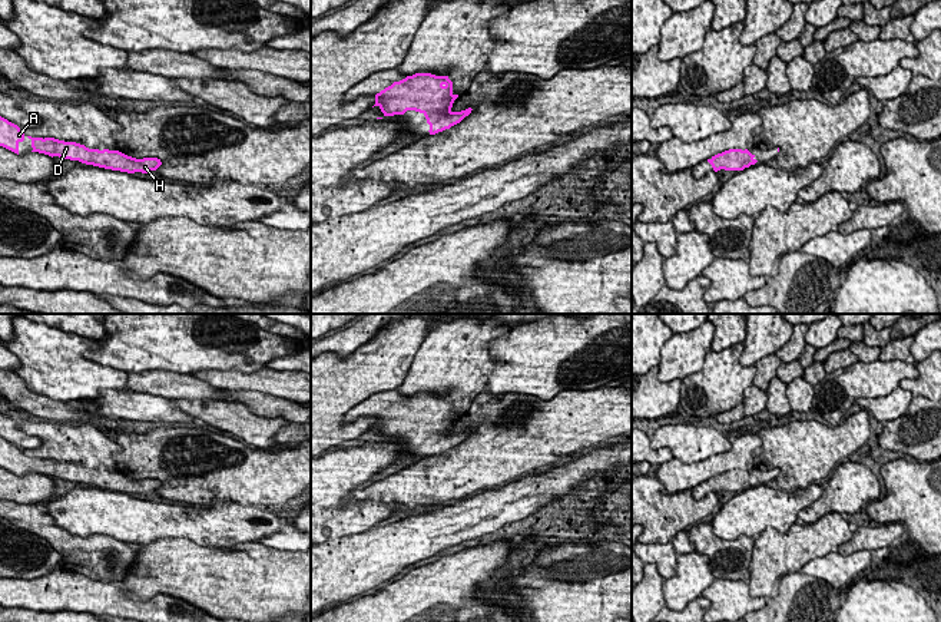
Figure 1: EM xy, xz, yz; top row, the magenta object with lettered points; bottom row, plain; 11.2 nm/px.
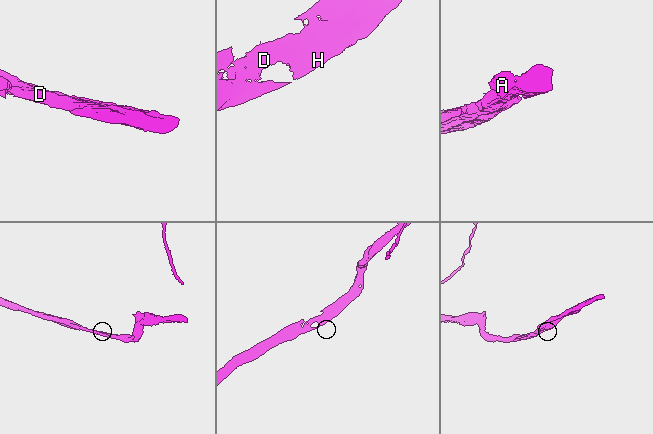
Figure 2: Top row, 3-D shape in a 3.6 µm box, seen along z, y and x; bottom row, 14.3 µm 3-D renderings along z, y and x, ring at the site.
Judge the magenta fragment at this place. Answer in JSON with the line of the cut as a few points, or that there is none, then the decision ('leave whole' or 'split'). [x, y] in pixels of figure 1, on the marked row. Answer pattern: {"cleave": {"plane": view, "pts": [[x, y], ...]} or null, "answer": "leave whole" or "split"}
{"cleave": null, "answer": "leave whole"}

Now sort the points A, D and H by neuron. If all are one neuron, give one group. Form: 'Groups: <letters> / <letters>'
Groups: A D H

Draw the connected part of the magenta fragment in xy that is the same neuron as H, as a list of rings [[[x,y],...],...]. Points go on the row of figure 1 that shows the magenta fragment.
[[[32,138],[32,152],[44,153],[49,156],[59,156],[63,159],[79,161],[86,165],[93,165],[105,169],[120,171],[127,173],[142,172],[148,173],[156,171],[162,162],[158,158],[136,159],[119,150],[109,149],[89,149],[76,142],[64,142],[54,138]]]

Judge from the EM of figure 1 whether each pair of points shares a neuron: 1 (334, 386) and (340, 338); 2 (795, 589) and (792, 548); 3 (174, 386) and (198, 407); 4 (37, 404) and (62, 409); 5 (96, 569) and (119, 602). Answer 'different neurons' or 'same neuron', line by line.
1: different neurons
2: different neurons
3: different neurons
4: same neuron
5: different neurons

